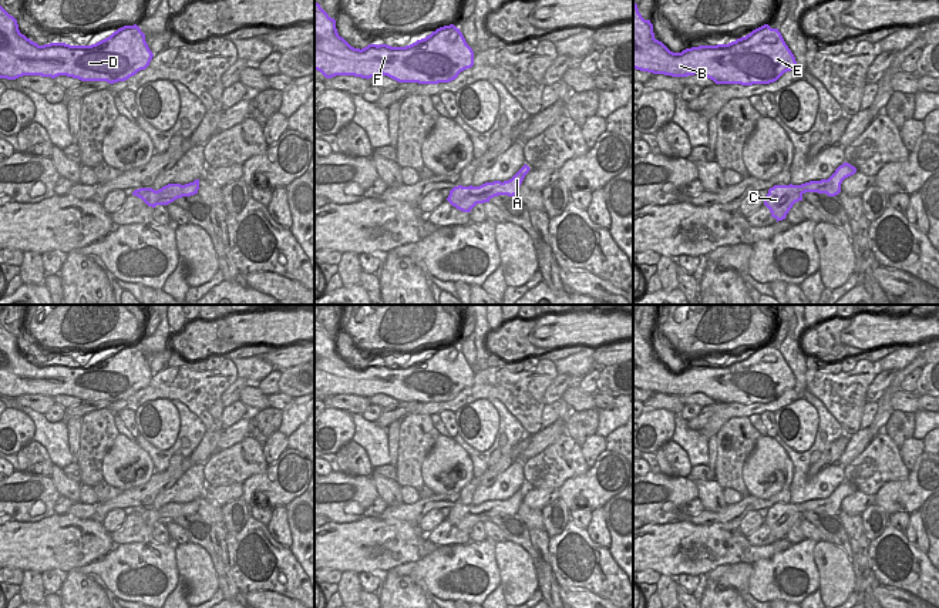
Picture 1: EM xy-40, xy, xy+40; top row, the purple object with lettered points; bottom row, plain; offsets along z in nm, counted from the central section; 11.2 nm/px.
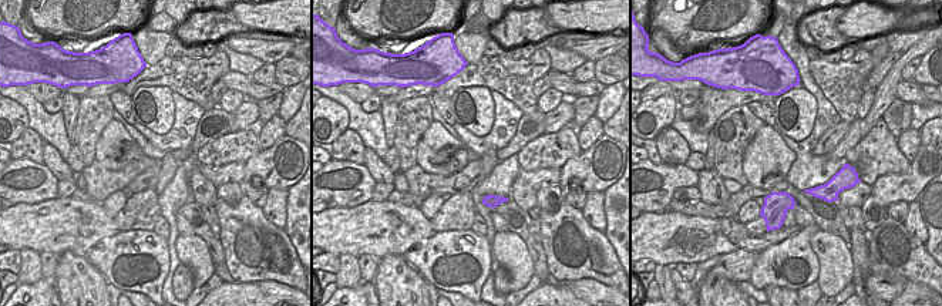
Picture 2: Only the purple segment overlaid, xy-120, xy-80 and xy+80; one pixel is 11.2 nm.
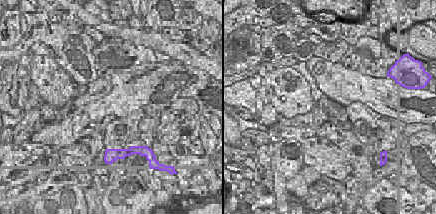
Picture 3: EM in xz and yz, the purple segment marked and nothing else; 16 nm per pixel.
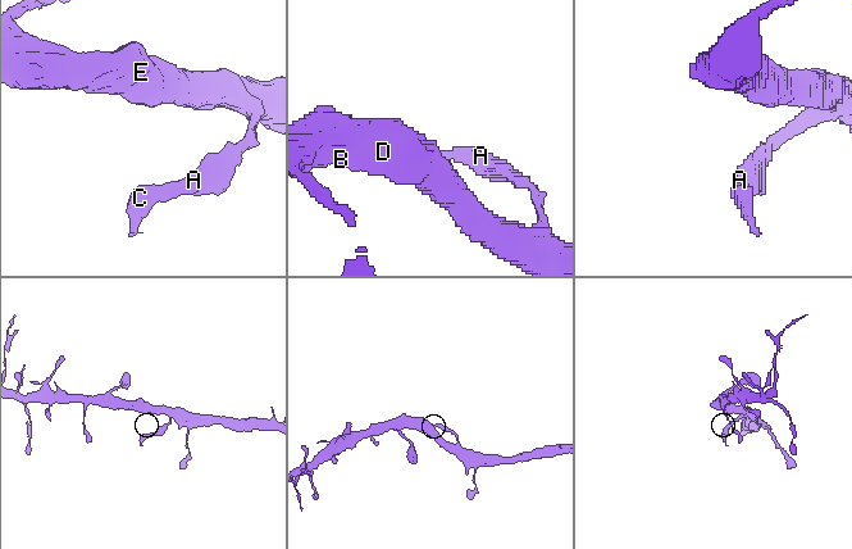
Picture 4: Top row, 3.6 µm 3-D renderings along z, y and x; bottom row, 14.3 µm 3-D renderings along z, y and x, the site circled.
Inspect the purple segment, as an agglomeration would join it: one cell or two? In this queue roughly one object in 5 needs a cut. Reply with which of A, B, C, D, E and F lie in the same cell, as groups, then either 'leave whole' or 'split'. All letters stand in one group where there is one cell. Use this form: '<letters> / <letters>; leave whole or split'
A B C D E F; leave whole

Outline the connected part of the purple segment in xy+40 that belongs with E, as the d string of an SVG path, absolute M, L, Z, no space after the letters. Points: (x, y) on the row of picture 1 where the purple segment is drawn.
M633 0L633 68L636 70L672 77L704 74L716 84L753 85L774 83L784 73L794 70L795 65L795 57L785 44L781 33L768 24L728 44L699 46L686 48L681 53L673 53L662 41L654 38L653 24L650 20L642 17Z

